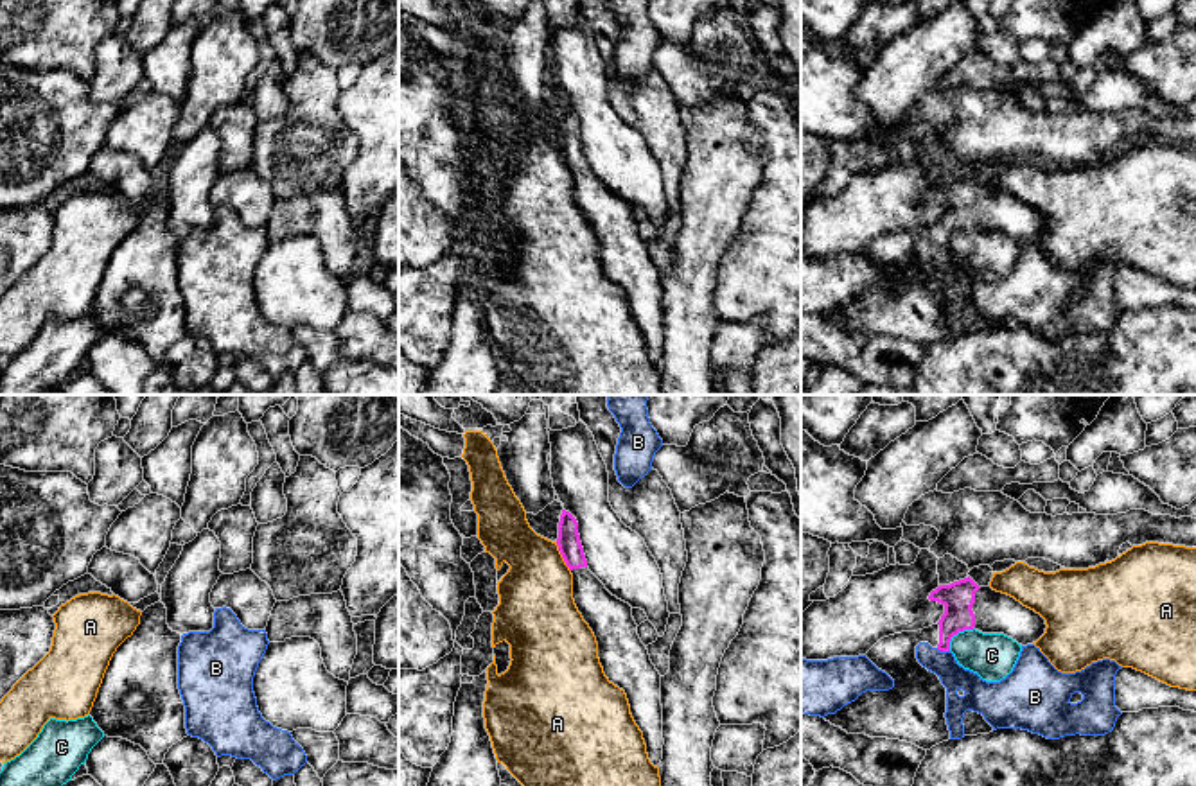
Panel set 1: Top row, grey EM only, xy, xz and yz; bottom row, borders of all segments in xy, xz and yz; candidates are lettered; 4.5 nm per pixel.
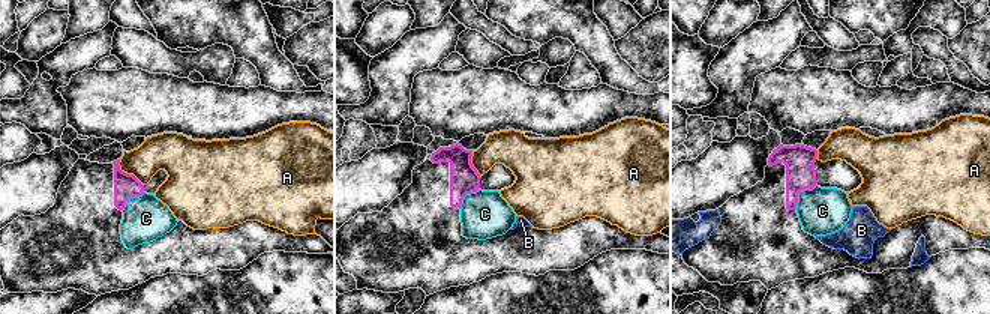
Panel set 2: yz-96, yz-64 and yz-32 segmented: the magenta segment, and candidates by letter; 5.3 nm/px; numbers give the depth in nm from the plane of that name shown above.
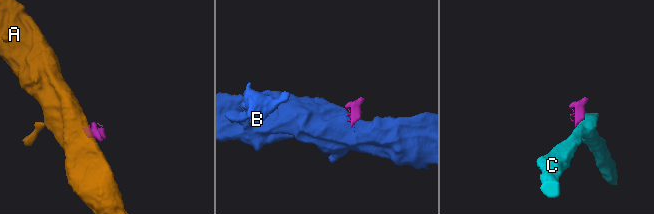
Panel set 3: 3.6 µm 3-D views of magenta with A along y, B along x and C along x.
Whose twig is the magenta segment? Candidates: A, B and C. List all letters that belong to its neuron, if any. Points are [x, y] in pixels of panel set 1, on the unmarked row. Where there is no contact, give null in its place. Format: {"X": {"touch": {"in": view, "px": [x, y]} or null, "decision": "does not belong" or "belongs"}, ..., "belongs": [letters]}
{"A": {"touch": {"in": "xz", "px": [562, 155]}, "decision": "does not belong"}, "B": {"touch": {"in": "yz", "px": [943, 248]}, "decision": "does not belong"}, "C": {"touch": {"in": "yz", "px": [956, 232]}, "decision": "does not belong"}, "belongs": []}

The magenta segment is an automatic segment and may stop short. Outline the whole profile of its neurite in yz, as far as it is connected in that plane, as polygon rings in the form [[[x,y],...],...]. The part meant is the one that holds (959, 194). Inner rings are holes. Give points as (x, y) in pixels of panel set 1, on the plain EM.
[[[970,174],[939,183],[928,194],[945,205],[941,217],[918,230],[901,230],[880,237],[866,255],[893,278],[889,289],[866,289],[835,312],[824,314],[848,332],[887,336],[912,341],[923,348],[948,339],[946,285],[939,275],[916,257],[916,244],[928,240],[950,249],[954,233],[964,228],[1004,231],[1022,244],[1045,231],[1045,217],[1015,196],[979,185]]]

